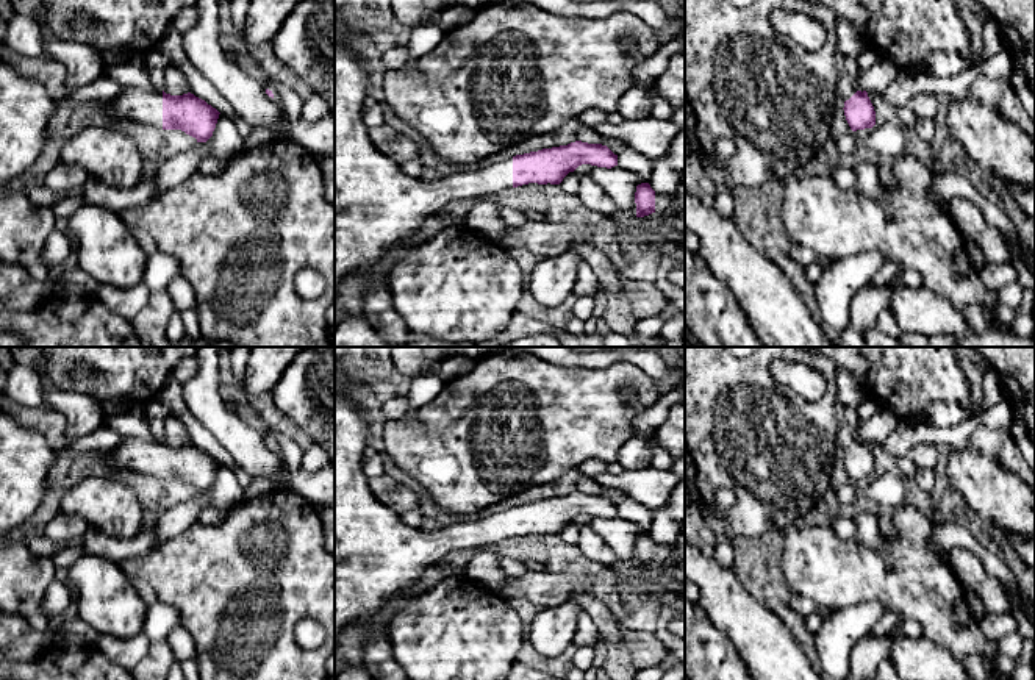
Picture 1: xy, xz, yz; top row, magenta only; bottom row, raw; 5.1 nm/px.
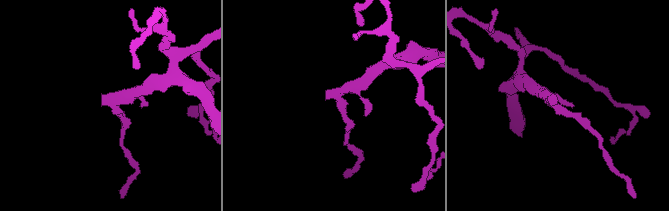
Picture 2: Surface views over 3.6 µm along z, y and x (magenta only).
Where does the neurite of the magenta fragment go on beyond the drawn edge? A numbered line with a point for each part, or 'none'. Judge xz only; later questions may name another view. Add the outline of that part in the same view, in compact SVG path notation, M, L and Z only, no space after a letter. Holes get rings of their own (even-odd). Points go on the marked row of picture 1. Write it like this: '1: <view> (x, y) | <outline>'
1: xz (377, 207) | M335 42L335 299L347 275L363 272L367 277L389 249L406 245L446 203L478 200L513 188L513 158L433 181L403 174L396 161L374 145L363 122L363 102L371 84L363 63L364 56L353 53L347 44Z

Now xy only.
1: xy (141, 105) | M125 88L109 108L113 116L163 128L163 89Z

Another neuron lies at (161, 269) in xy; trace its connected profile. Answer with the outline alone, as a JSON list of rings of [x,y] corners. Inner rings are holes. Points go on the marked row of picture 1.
[[[158,250],[149,256],[144,270],[144,285],[150,292],[167,291],[177,277],[181,277],[181,267],[169,253]]]

